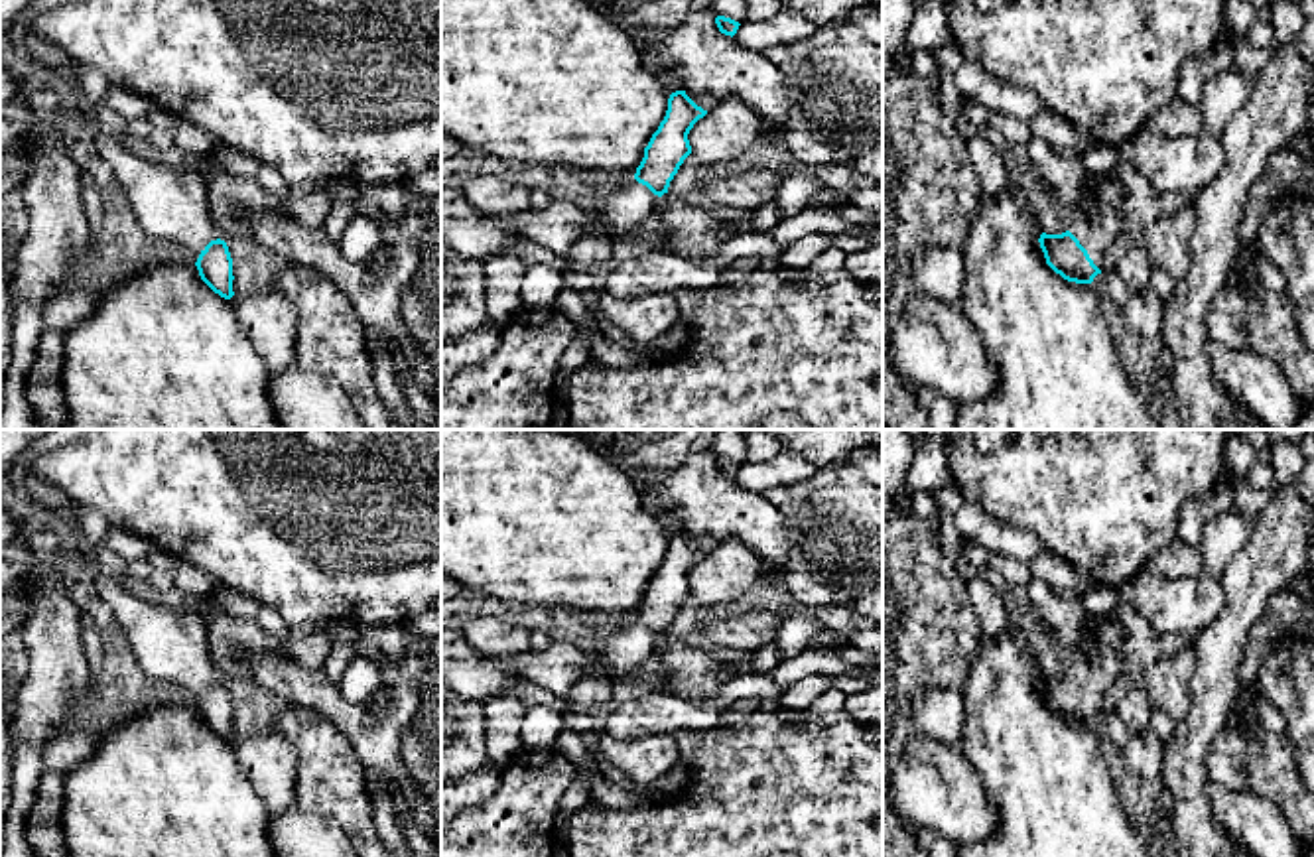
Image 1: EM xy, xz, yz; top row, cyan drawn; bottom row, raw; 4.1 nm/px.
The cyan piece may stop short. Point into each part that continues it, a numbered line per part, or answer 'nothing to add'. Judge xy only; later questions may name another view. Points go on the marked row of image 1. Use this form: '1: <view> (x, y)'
1: xy (170, 203)

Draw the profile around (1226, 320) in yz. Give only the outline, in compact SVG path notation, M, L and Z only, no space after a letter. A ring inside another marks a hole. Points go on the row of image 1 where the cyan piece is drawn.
M1229 282L1206 313L1206 329L1214 343L1229 349L1247 347L1247 303L1241 290Z

